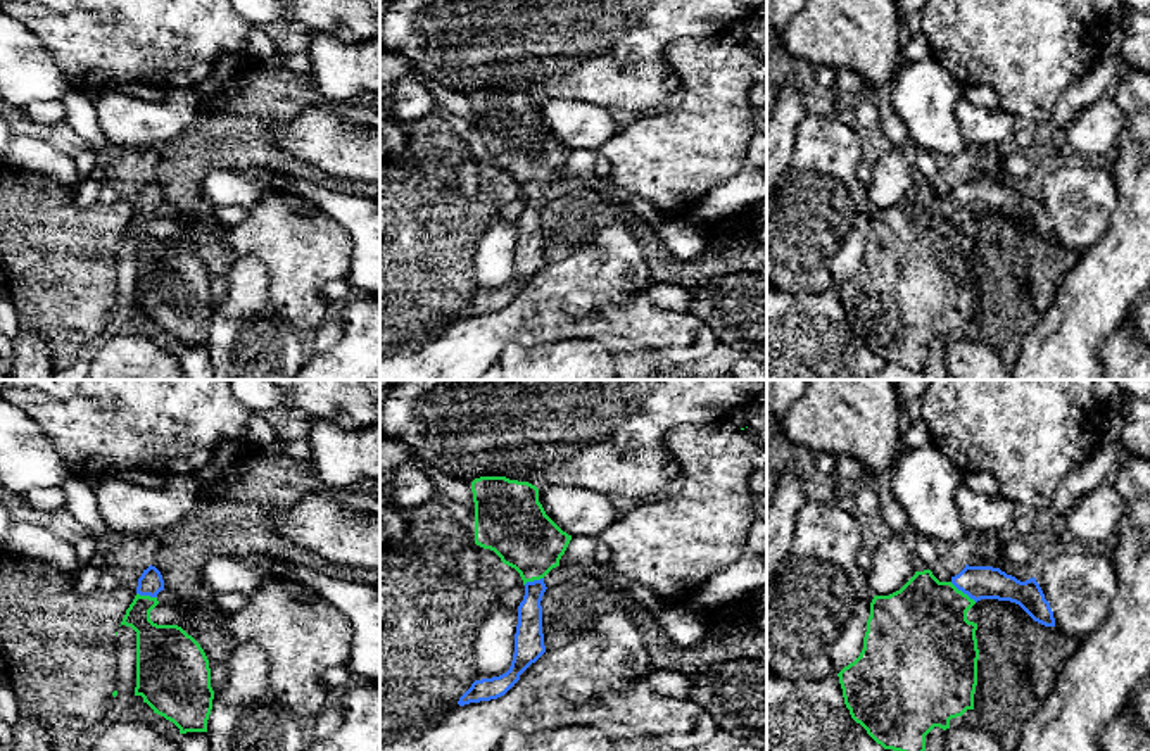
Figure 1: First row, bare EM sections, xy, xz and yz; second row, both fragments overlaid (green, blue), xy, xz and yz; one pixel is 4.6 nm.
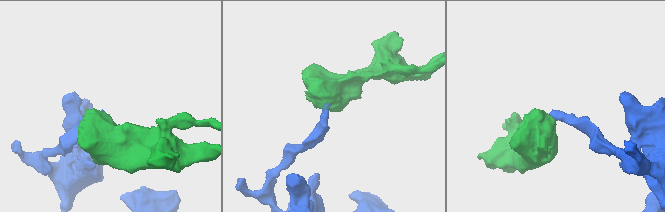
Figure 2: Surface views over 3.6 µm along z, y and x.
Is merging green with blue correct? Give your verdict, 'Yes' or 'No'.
Yes

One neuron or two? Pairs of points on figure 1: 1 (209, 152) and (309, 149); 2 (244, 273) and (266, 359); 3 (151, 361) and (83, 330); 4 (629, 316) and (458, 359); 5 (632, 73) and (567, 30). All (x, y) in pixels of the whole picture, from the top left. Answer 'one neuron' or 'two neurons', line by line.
1: two neurons
2: one neuron
3: two neurons
4: one neuron
5: one neuron

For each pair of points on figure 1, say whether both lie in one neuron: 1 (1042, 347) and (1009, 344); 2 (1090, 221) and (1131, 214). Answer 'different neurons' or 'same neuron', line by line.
1: different neurons
2: different neurons

